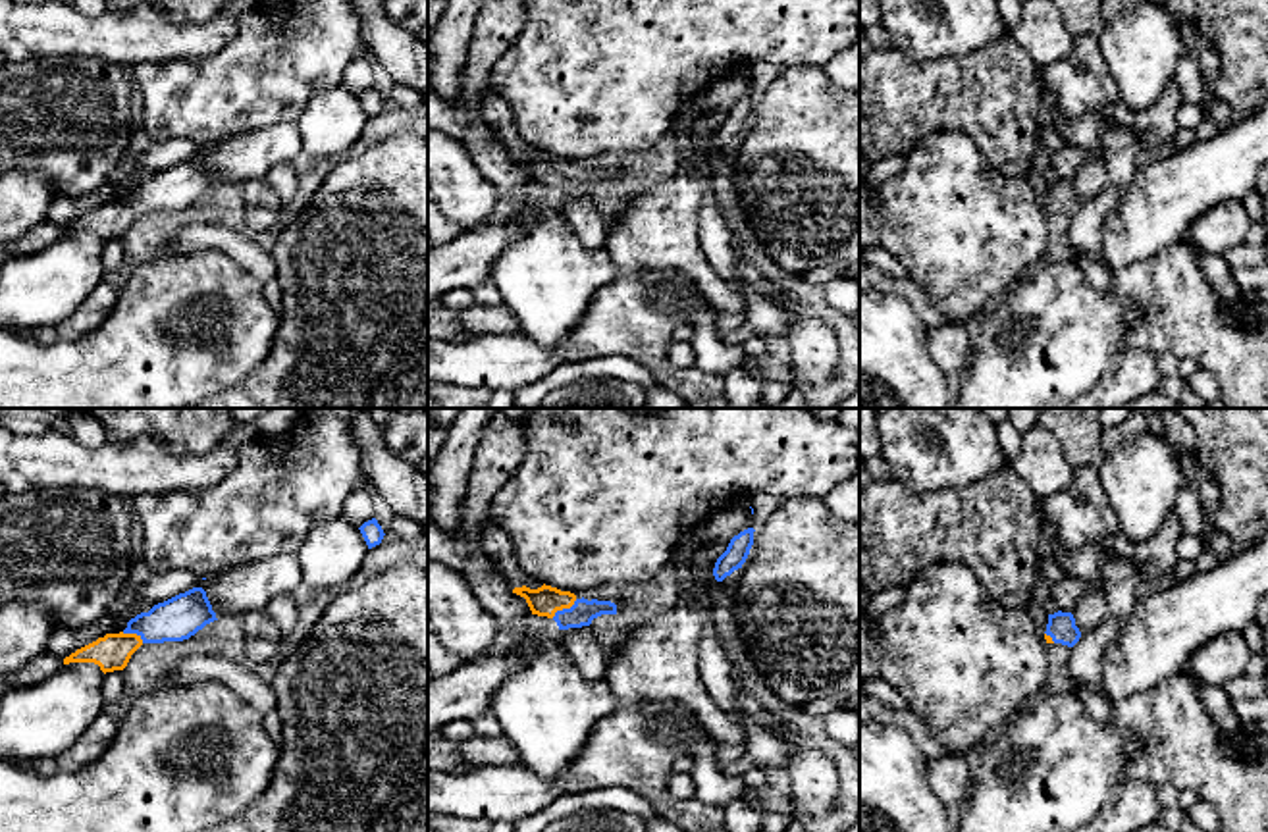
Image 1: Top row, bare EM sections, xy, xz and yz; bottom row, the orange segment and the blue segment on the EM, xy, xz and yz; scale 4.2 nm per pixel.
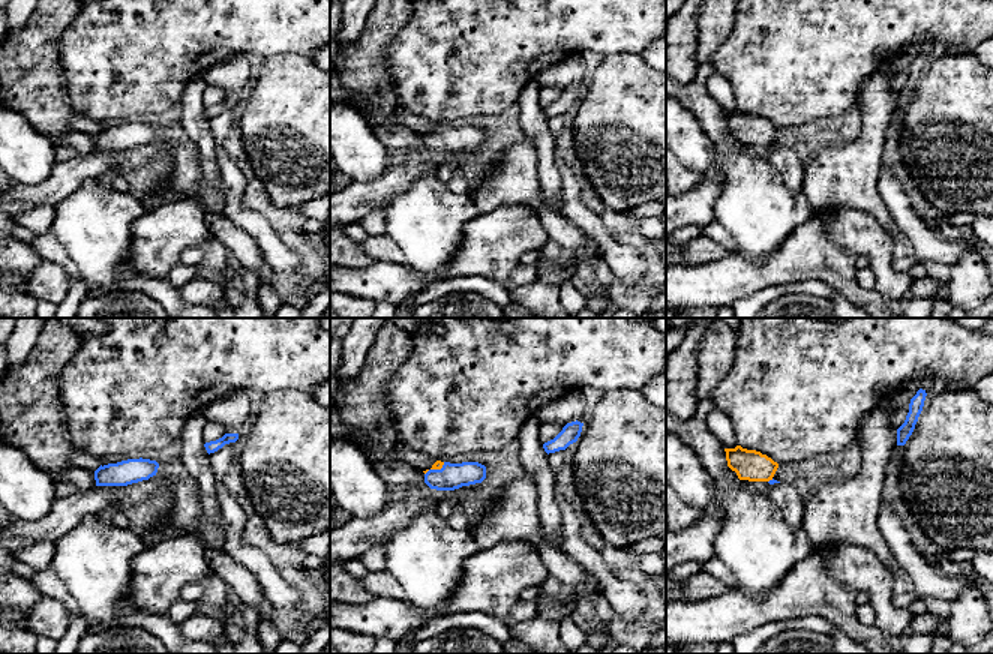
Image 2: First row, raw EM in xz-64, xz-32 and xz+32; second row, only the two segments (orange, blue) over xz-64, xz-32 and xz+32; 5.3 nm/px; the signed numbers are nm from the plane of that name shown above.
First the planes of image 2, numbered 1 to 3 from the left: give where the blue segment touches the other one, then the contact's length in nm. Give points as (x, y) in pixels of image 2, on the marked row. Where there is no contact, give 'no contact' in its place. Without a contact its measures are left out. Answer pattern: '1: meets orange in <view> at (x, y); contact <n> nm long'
1: no contact
2: meets orange in xz-32 at (435, 468); contact 130 nm long
3: meets orange in xz+32 at (770, 479); contact 40 nm long

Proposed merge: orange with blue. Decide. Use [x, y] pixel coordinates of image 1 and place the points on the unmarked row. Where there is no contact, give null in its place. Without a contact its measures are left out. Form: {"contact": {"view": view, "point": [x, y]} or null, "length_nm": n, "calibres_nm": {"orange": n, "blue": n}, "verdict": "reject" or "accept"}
{"contact": {"view": "xz", "point": [563, 176]}, "length_nm": 130, "calibres_nm": {"orange": 130, "blue": 100}, "verdict": "accept"}

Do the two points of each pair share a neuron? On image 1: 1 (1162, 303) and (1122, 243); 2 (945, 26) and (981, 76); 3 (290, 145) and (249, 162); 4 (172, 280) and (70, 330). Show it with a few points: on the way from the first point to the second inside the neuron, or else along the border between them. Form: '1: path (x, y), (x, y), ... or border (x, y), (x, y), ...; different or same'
1: border (1178, 241), (1112, 274); different
2: border (1006, 33), (962, 56), (941, 56), (922, 62); different
3: path (280, 145), (270, 155), (259, 155); same
4: border (118, 291), (114, 309), (78, 338); different

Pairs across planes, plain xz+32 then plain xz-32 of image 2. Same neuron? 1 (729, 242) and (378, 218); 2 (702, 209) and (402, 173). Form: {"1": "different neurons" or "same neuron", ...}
{"1": "same neuron", "2": "same neuron"}

